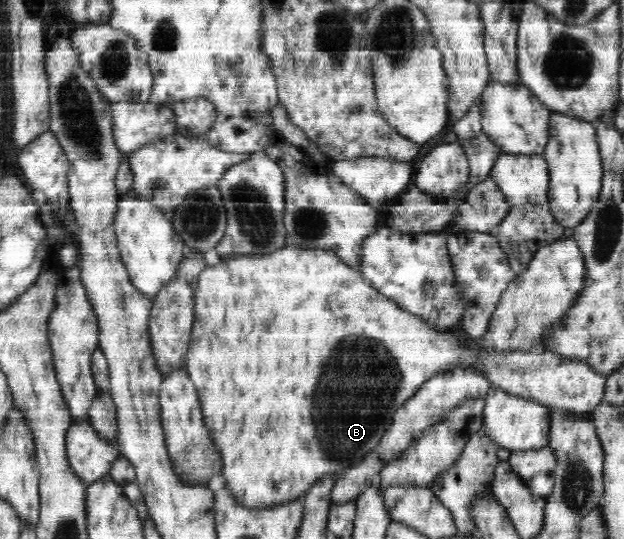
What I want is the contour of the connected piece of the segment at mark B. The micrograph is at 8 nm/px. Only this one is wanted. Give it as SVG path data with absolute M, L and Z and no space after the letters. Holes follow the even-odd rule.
M286 245L280 249L276 249L278 253L270 253L270 257L254 257L250 256L233 256L226 257L225 259L220 259L220 262L213 267L208 267L205 271L202 271L199 279L196 291L194 291L194 323L191 333L190 345L187 349L186 354L186 365L185 369L189 371L189 377L194 383L196 390L198 391L198 398L200 401L200 406L202 406L204 426L206 430L210 432L210 438L212 438L211 443L214 444L215 451L217 451L218 456L221 458L221 475L225 479L225 489L229 491L232 498L240 504L240 506L246 505L246 508L256 508L256 509L271 509L273 506L278 506L281 504L288 504L289 502L294 502L303 497L306 497L306 493L317 484L318 481L322 480L322 477L334 476L334 473L348 469L349 467L359 464L366 456L372 452L375 447L380 443L382 437L386 434L386 431L390 428L394 414L398 411L398 408L402 408L402 405L406 404L424 385L430 381L430 379L438 374L442 375L444 373L450 373L454 369L462 370L478 370L478 373L484 374L488 378L490 385L495 388L502 389L508 394L513 394L514 396L519 396L525 398L526 400L536 401L549 409L563 409L563 411L580 413L593 412L594 409L603 401L605 395L605 385L607 384L607 377L604 375L599 375L592 366L587 365L584 361L577 361L576 359L564 358L564 356L552 351L542 348L531 350L502 350L501 352L482 352L482 349L478 348L477 345L473 345L473 339L470 337L458 336L453 330L438 330L436 327L431 326L428 322L422 320L422 317L418 314L413 314L405 309L402 309L395 300L384 296L384 294L378 292L373 285L370 285L358 272L358 269L346 265L343 261L340 261L334 253L321 251L318 249L318 253L306 253L302 249ZM318 439L320 439L320 447L324 451L322 457L318 457Z

